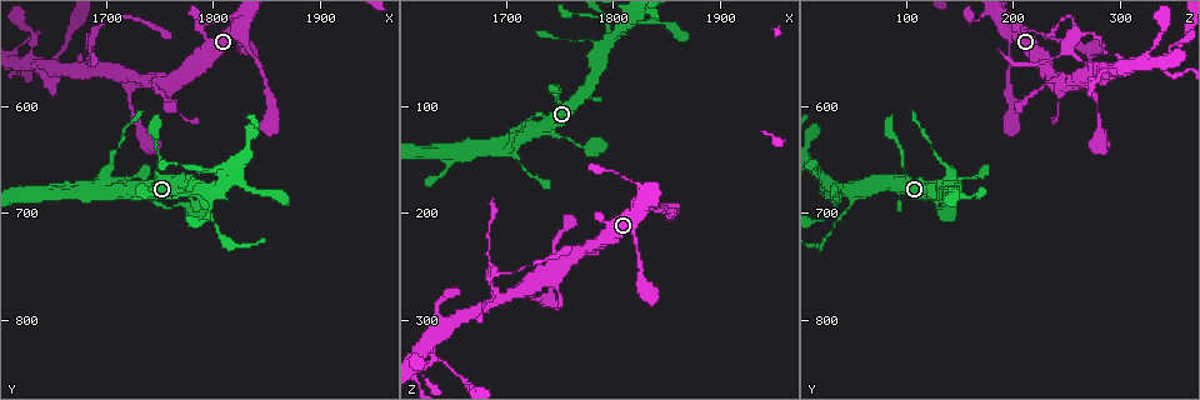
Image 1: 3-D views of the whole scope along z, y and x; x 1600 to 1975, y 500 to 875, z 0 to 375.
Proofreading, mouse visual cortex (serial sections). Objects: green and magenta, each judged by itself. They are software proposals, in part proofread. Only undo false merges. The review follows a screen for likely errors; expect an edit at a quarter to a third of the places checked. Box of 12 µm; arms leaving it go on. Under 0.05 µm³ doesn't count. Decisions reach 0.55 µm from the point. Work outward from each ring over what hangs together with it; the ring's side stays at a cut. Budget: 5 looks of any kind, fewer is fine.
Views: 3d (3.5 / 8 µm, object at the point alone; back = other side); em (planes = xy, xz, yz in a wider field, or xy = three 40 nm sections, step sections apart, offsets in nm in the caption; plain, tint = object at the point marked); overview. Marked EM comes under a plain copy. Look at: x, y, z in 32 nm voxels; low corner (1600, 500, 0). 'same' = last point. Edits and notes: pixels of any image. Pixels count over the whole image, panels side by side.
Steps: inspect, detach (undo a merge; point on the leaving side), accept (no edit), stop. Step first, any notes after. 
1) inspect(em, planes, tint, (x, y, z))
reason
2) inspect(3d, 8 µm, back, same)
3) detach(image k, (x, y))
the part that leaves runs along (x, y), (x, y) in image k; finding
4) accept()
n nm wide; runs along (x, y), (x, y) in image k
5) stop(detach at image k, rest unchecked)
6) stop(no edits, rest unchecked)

inspect(3d, 8 µm, (1746, 576, 238))
calibre changes

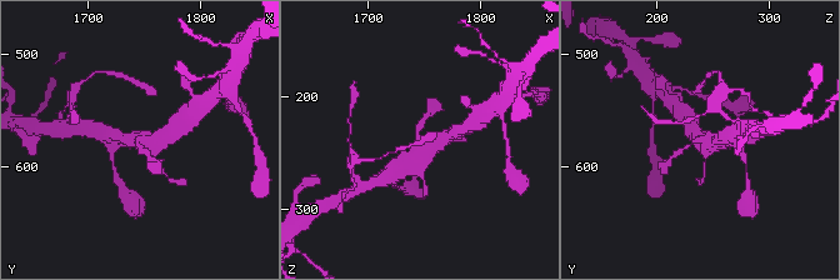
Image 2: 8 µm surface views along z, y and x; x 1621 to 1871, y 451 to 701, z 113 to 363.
inspect(em, planes, tint, (1750, 576, 238))
need the tissue

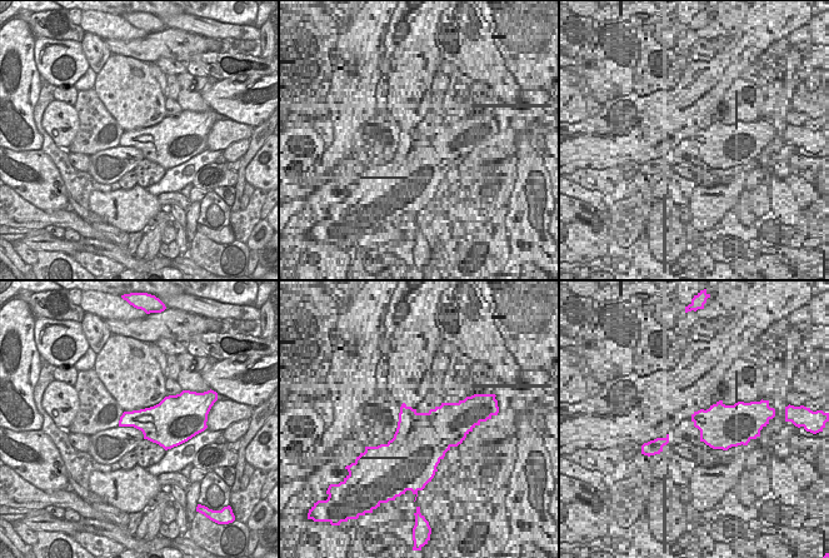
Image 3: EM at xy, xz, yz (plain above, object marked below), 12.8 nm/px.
accept()
460 nm wide; runs along (459, 131), (445, 136), (400, 171) in image 2; one cell here

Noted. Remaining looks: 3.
inspect(3d, 3.5 µm, (1792, 680, 42))
thick turns thin

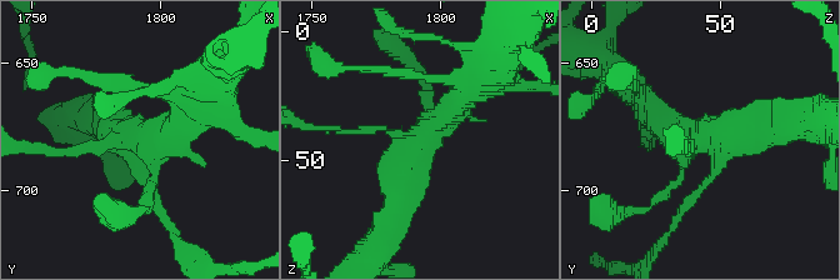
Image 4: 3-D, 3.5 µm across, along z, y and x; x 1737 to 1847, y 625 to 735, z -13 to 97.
inspect(em, xy, step 1, tint, (1791, 679, 45))

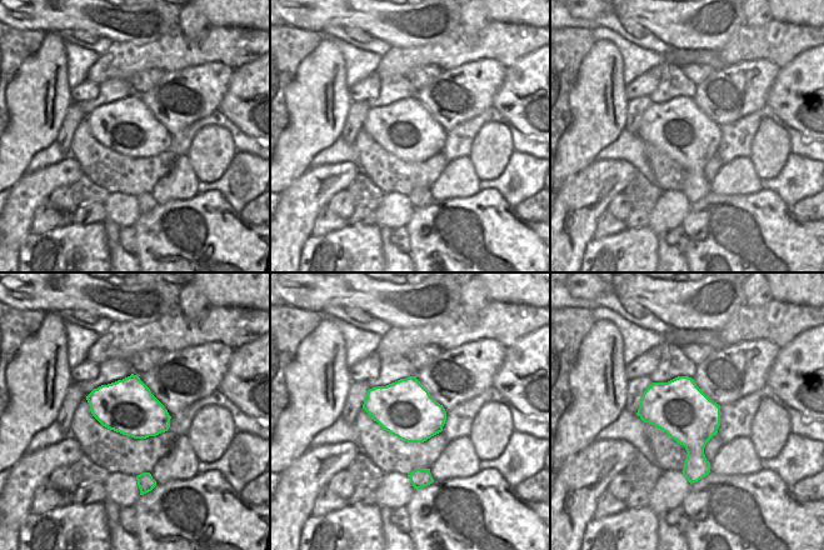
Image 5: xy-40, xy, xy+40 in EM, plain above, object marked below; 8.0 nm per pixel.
accept()
460 nm wide; runs along (390, 219), (403, 168), (471, 91) in image 4; one cell here

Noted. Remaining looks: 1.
stop(no edits, rest unchecked)

